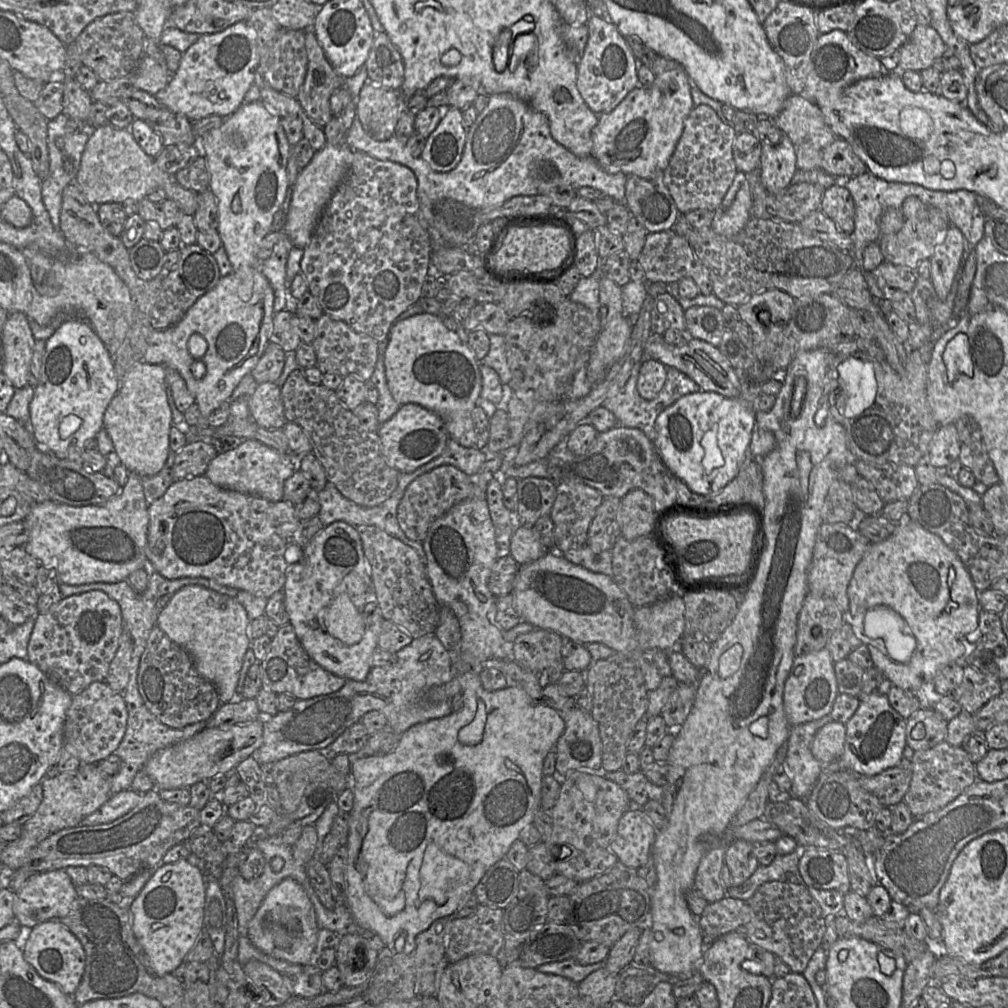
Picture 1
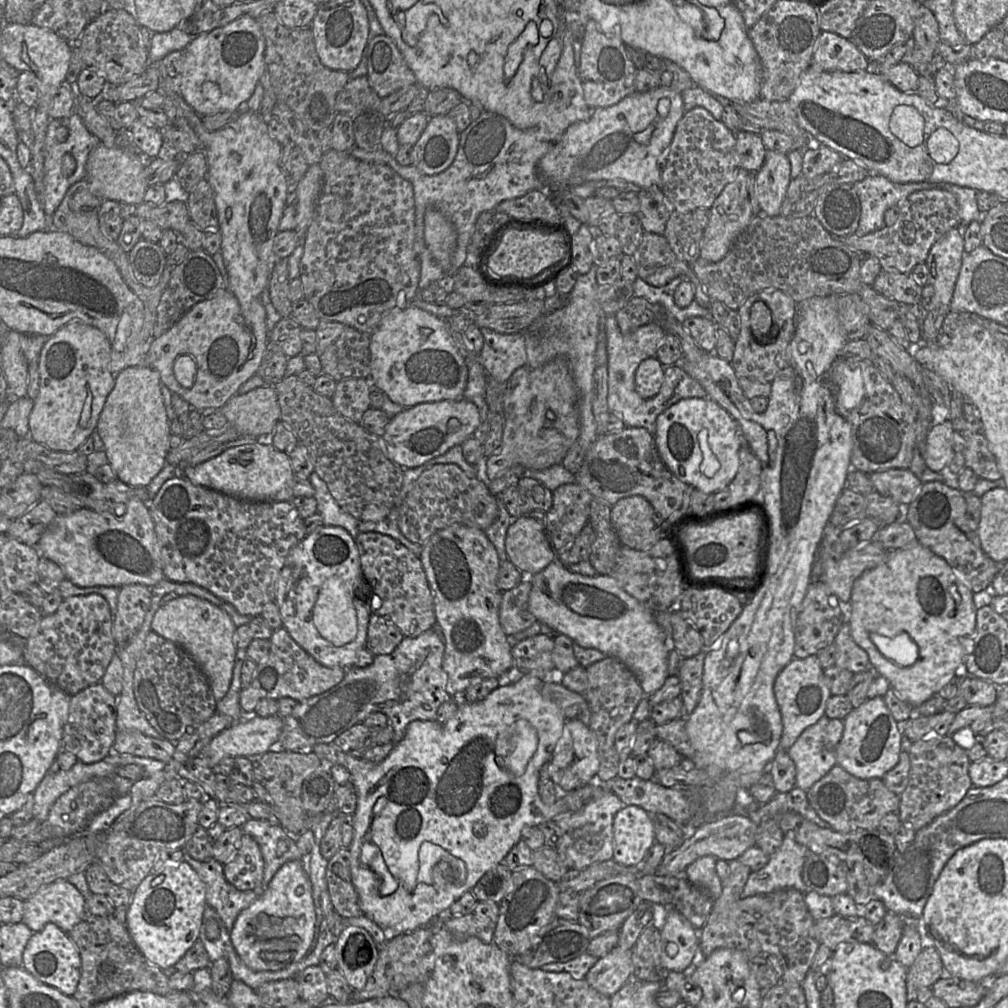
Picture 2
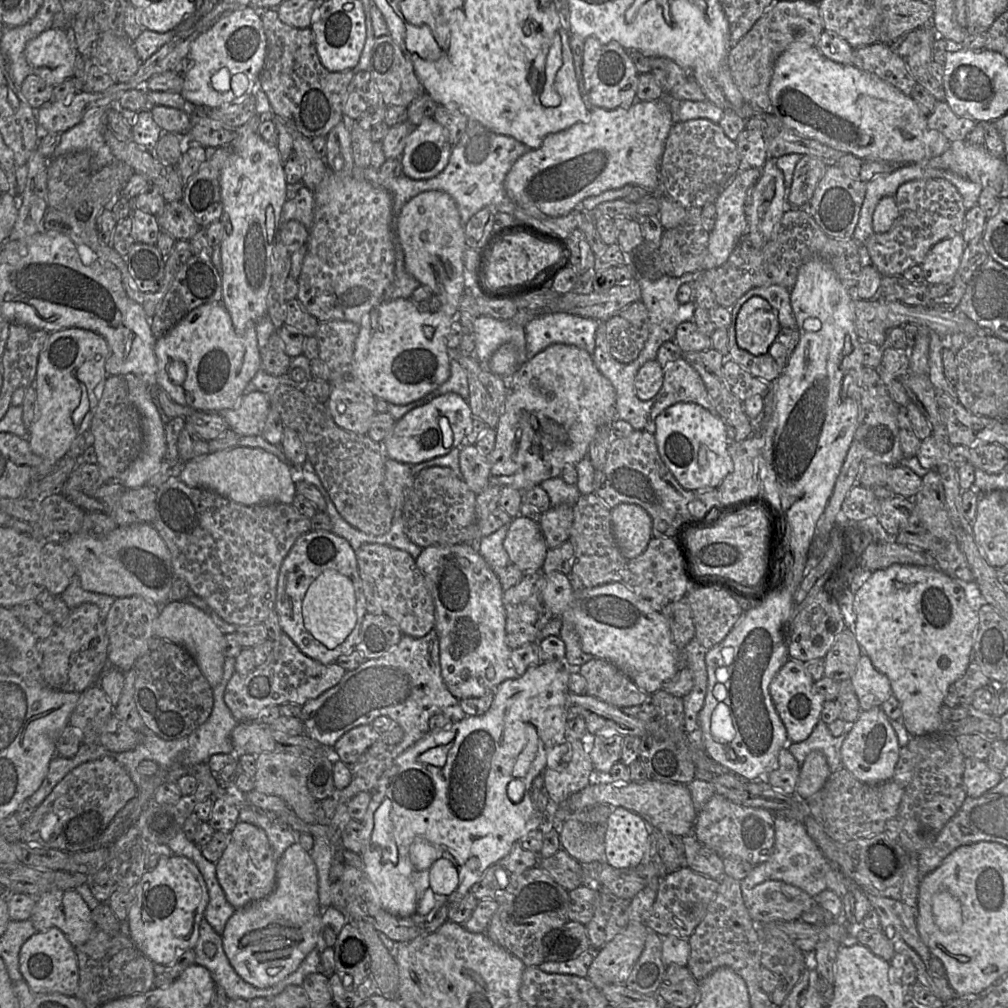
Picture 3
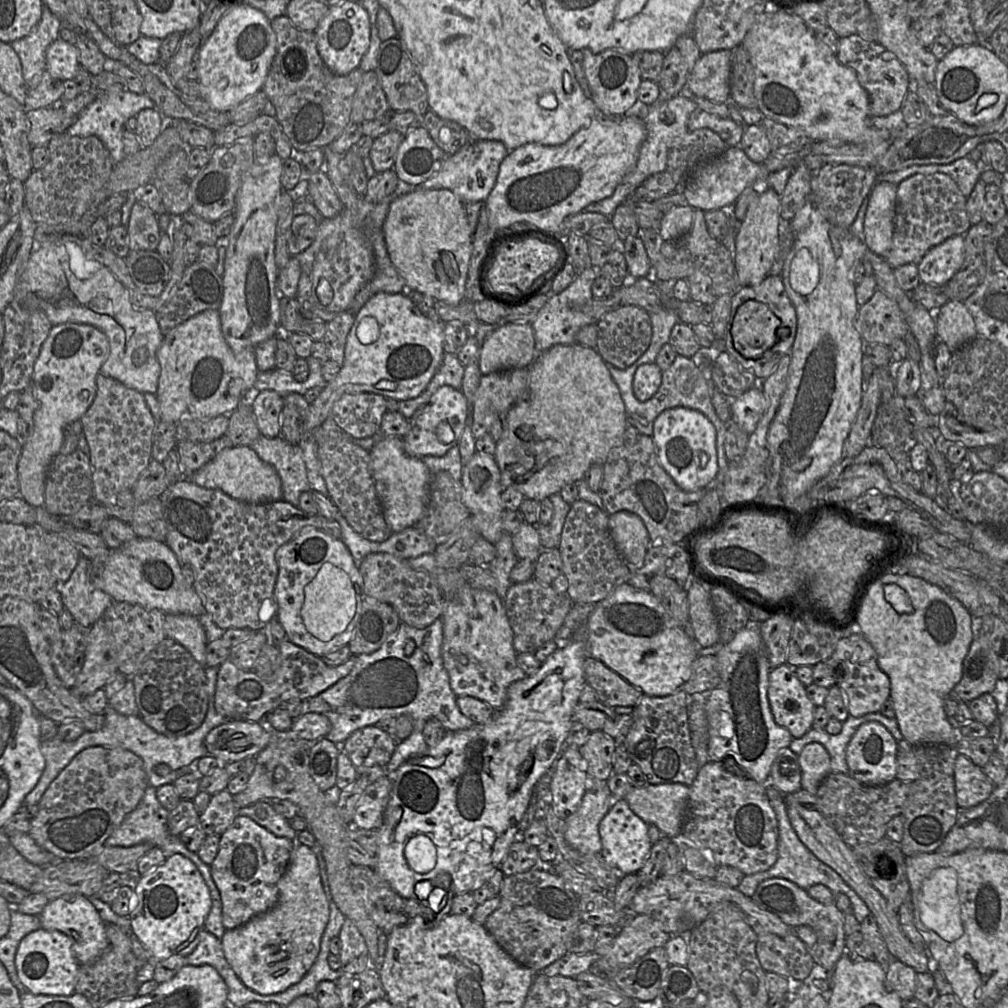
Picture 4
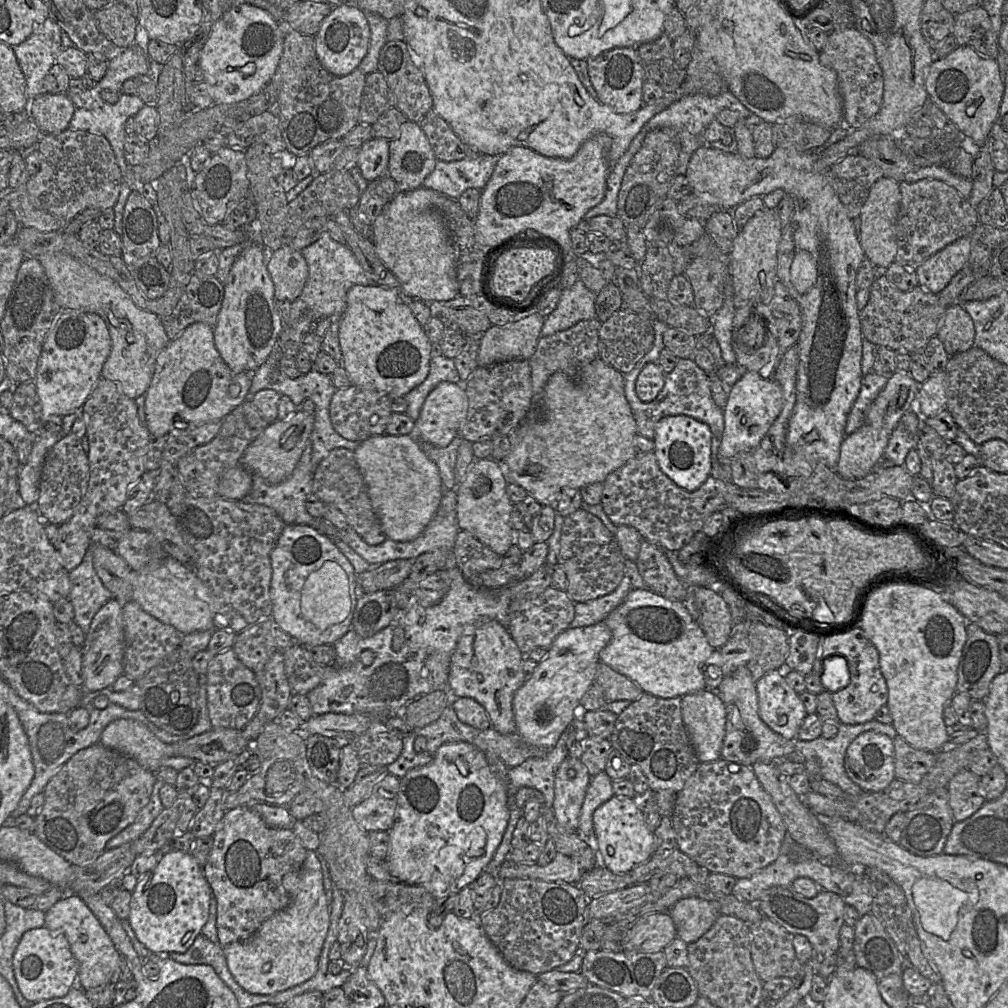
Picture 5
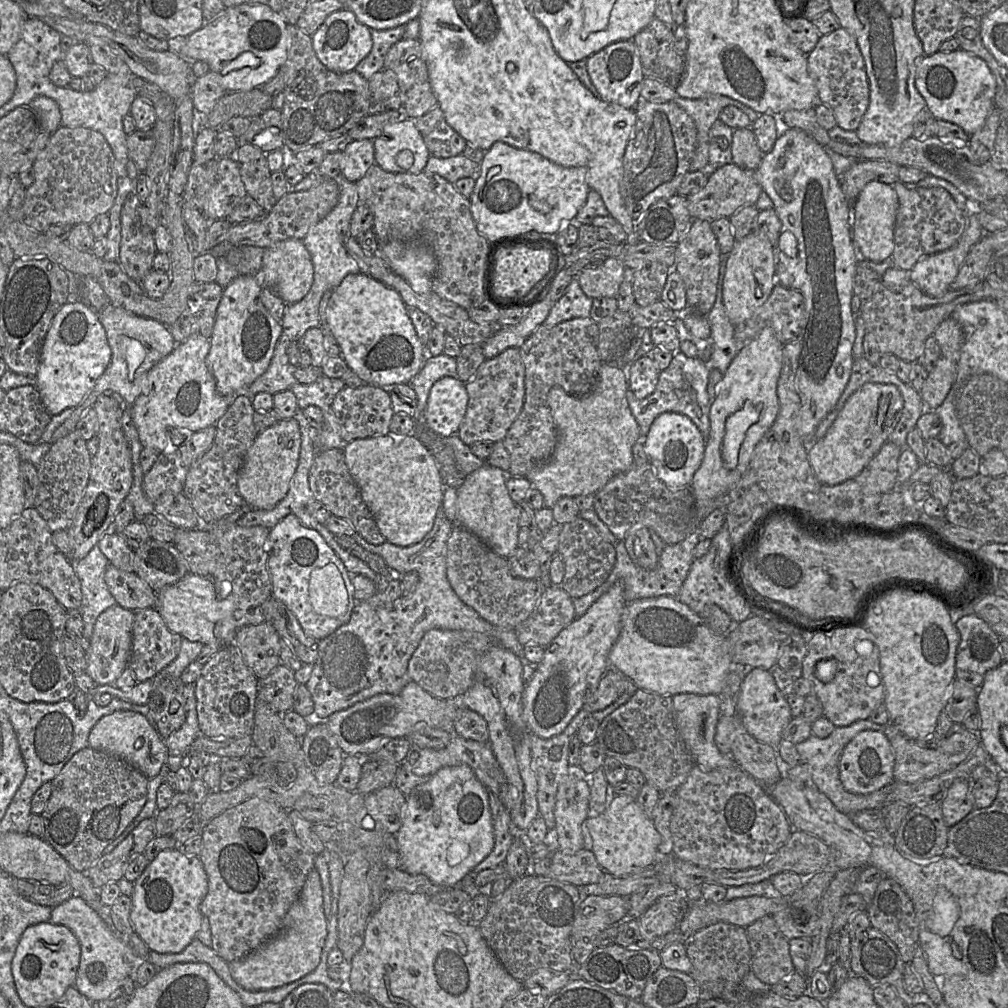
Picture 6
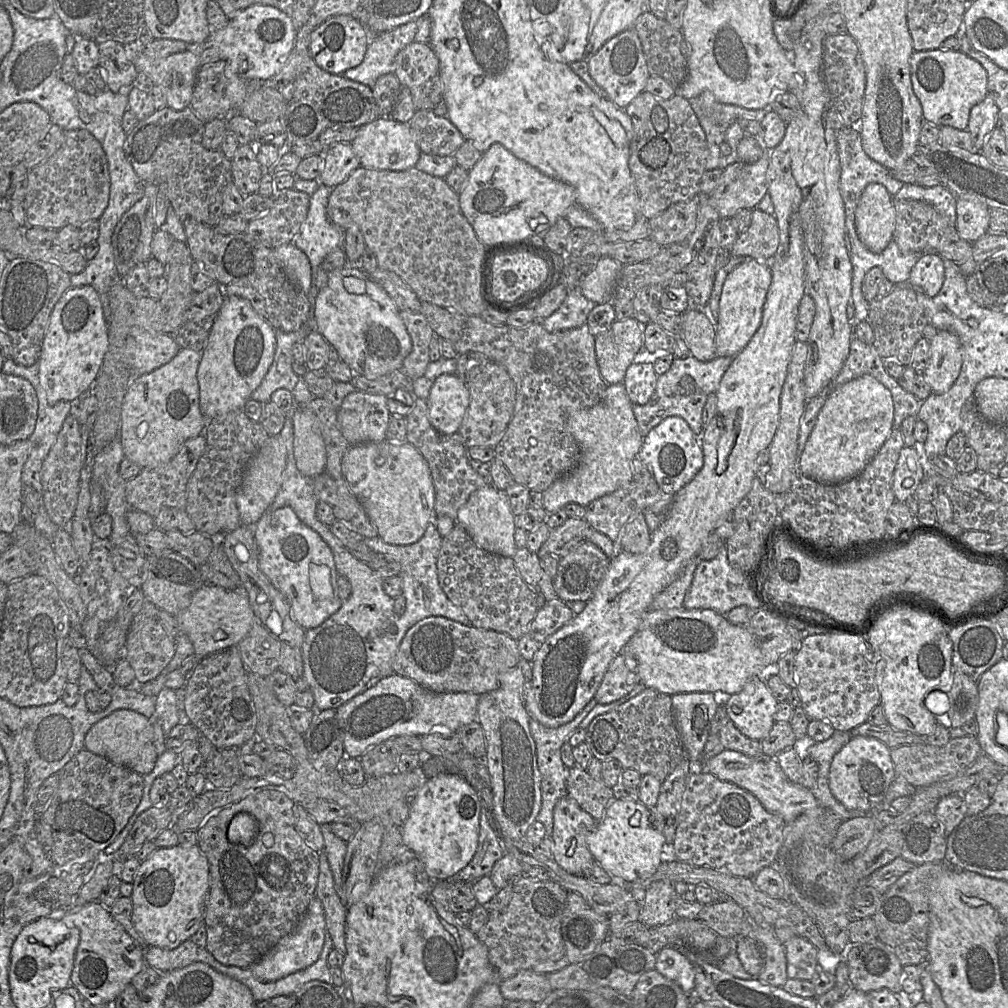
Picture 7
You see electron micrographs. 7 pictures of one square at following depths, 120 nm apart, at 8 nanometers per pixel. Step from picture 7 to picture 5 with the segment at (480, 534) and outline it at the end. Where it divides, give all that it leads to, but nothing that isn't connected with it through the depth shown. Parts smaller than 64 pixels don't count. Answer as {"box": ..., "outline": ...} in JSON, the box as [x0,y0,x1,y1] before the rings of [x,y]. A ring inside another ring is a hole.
{"box":[456,458,515,556],"outline":[[[492,458],[475,459],[470,465],[465,480],[456,491],[456,516],[460,530],[475,536],[484,545],[504,556],[514,543],[515,532],[510,526],[512,502],[507,494],[506,471]]]}

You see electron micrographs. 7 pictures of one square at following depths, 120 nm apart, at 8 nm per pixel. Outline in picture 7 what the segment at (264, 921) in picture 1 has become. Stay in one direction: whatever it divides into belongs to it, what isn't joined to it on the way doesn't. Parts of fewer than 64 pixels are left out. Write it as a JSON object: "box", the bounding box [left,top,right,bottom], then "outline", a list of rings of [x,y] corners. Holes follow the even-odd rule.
{"box":[250,897,326,982],"outline":[[[314,897],[294,931],[278,942],[250,970],[262,982],[274,982],[314,964],[321,955],[326,935],[325,913],[321,901]]]}

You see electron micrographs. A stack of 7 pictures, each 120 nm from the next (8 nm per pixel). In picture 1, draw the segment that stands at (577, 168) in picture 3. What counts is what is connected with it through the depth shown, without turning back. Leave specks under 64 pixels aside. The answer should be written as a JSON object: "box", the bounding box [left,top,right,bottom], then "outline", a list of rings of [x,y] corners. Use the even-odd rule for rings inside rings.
{"box":[590,66,694,178],"outline":[[[682,66],[657,75],[652,85],[648,87],[638,85],[615,109],[598,116],[598,123],[591,133],[593,145],[590,156],[594,157],[608,173],[621,172],[626,175],[651,178],[657,171],[667,167],[682,135],[684,121],[694,107],[690,78]]]}

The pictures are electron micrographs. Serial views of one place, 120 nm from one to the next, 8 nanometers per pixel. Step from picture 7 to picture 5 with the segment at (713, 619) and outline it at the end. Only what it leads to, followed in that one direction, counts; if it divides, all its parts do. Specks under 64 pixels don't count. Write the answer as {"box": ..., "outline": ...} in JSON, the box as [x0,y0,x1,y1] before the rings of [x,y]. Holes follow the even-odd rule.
{"box":[599,588,715,698],"outline":[[[649,588],[634,589],[604,621],[612,637],[600,651],[599,660],[632,680],[643,693],[660,698],[673,698],[706,689],[703,663],[715,648],[709,644],[700,625],[692,618],[683,602],[667,599]]]}

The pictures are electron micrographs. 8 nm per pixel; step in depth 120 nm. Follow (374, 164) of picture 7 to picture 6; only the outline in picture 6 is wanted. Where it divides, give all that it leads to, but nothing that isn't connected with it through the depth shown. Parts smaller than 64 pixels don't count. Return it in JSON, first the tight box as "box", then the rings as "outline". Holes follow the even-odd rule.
{"box":[373,118,430,173],"outline":[[[412,118],[386,124],[373,142],[375,164],[388,172],[421,173],[430,157],[423,136]],[[405,149],[410,150],[414,157],[412,165],[408,168],[403,168],[396,162],[398,153]]]}

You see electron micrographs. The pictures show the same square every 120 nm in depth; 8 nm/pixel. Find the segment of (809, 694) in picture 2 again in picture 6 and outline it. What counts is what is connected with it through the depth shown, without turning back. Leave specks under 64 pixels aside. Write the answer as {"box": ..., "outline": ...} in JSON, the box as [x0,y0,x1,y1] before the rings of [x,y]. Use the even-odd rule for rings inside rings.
{"box":[736,668,793,753],"outline":[[[760,668],[751,669],[741,685],[736,715],[745,731],[758,741],[771,746],[777,753],[782,741],[782,732],[793,718],[787,698],[779,691],[771,671]]]}

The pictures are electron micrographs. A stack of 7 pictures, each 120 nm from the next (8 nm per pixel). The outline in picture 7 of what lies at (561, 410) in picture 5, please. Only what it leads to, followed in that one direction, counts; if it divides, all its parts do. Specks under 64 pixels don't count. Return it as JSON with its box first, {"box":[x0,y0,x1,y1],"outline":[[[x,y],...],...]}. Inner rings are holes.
{"box":[543,382,643,513],"outline":[[[623,382],[607,386],[601,401],[593,407],[577,409],[568,415],[568,430],[580,447],[580,458],[567,474],[543,491],[543,508],[547,513],[574,502],[587,506],[633,480],[632,461],[638,455],[643,436],[633,414]]]}

